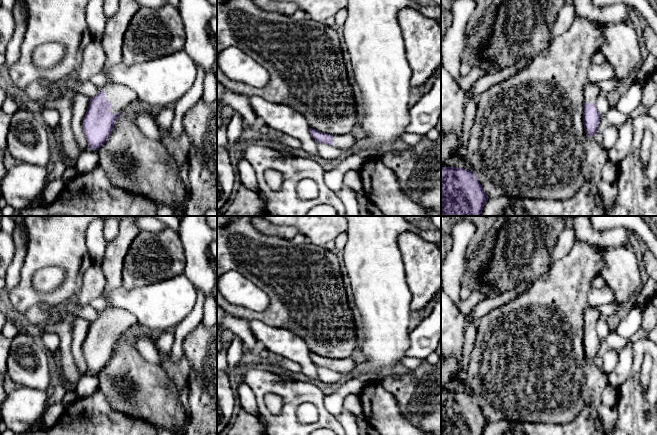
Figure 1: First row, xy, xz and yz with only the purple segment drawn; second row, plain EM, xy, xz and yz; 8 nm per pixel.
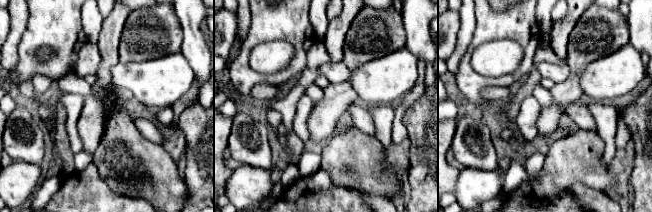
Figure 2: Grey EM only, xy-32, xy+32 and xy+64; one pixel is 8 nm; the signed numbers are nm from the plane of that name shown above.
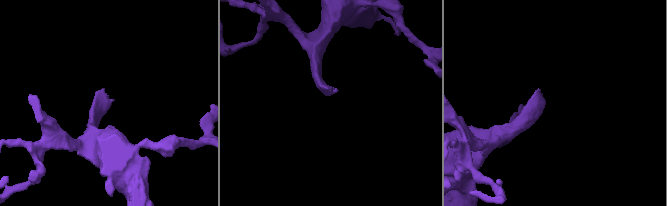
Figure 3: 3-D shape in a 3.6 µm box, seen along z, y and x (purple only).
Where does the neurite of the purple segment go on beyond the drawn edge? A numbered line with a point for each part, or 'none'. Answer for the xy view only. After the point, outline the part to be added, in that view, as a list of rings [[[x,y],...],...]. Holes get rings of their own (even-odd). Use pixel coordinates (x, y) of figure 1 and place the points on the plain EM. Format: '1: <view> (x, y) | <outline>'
1: xy (119, 320) | [[[107,307],[106,310],[100,313],[105,317],[105,323],[113,329],[110,332],[110,336],[114,339],[125,337],[128,329],[138,323],[136,317],[128,311],[123,309],[116,309],[113,307]]]

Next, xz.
1: xz (348, 366) | [[[352,357],[344,359],[333,359],[332,370],[337,373],[344,373],[346,375],[343,379],[343,382],[366,373],[366,369],[356,363]]]

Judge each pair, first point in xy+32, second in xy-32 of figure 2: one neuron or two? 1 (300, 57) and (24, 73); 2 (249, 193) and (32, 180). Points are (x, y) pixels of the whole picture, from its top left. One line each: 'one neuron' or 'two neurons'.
1: one neuron
2: one neuron

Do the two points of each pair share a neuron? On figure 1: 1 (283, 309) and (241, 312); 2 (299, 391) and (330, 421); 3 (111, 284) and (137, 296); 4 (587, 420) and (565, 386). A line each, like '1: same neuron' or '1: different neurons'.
1: same neuron
2: same neuron
3: different neurons
4: different neurons

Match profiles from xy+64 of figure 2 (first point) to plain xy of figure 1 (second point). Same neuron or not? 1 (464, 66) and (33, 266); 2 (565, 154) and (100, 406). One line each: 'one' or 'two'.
1: one
2: two

